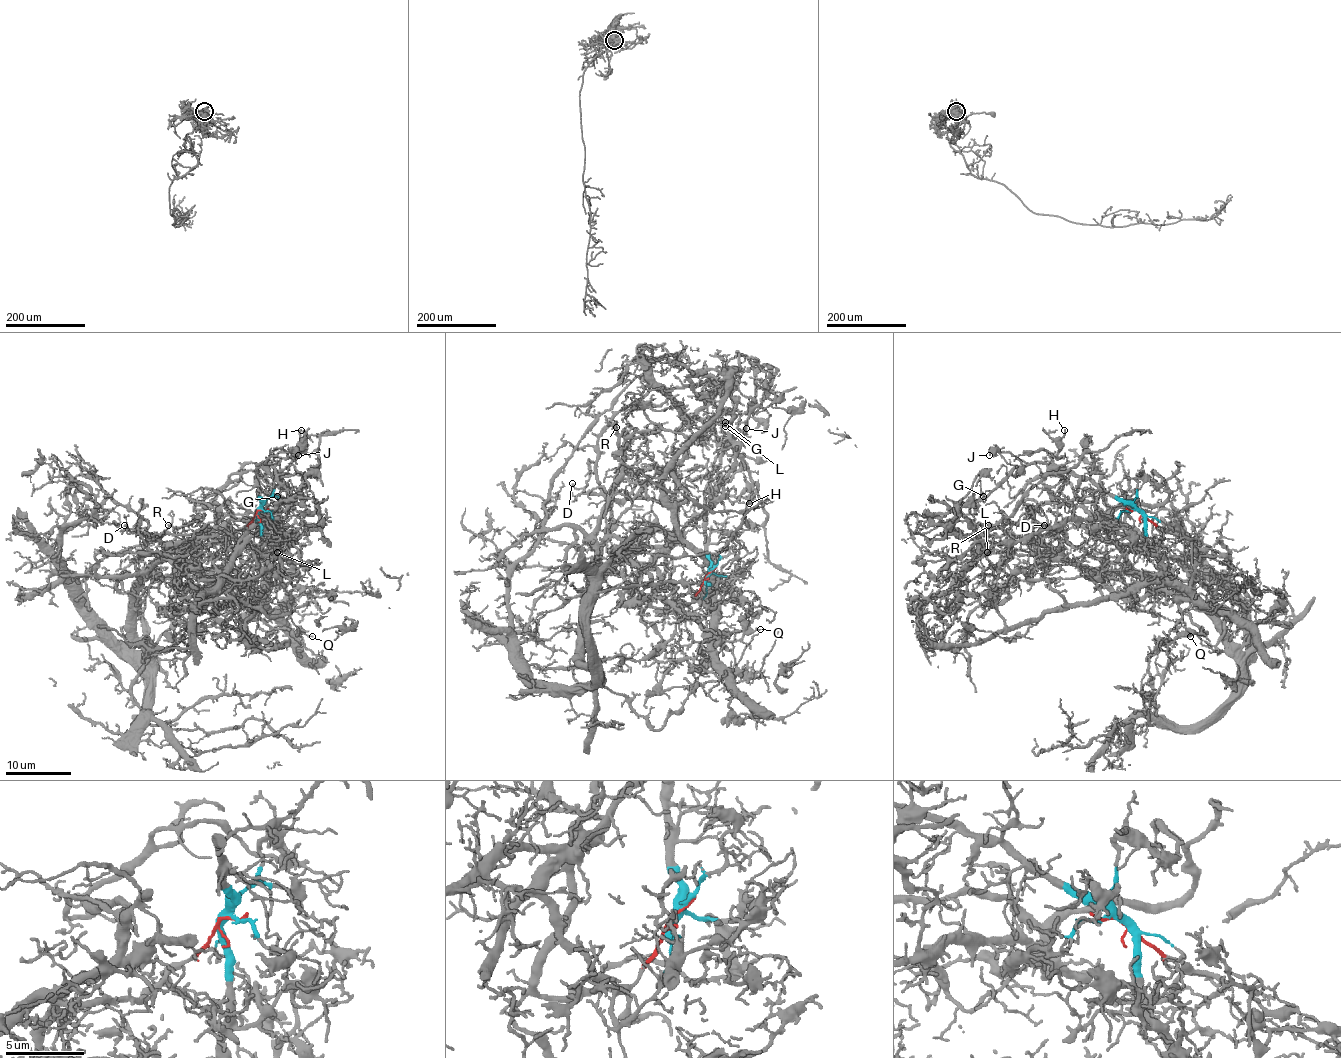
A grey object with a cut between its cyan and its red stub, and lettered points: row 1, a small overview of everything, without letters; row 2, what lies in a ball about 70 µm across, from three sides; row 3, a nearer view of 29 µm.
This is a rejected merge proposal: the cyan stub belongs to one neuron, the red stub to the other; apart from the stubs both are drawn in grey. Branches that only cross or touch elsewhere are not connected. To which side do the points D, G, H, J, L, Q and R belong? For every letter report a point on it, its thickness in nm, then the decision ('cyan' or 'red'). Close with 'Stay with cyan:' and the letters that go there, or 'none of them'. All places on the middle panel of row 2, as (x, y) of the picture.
D: at (572, 483); 170 nm thick; red
G: at (725, 422); 100 nm thick; cyan
H: at (749, 503); 180 nm thick; cyan
J: at (746, 428); 360 nm thick; cyan
L: at (725, 426); 140 nm thick; cyan
Q: at (760, 629); 160 nm thick; cyan
R: at (616, 427); 110 nm thick; red
Stay with cyan: G, H, J, L, Q

